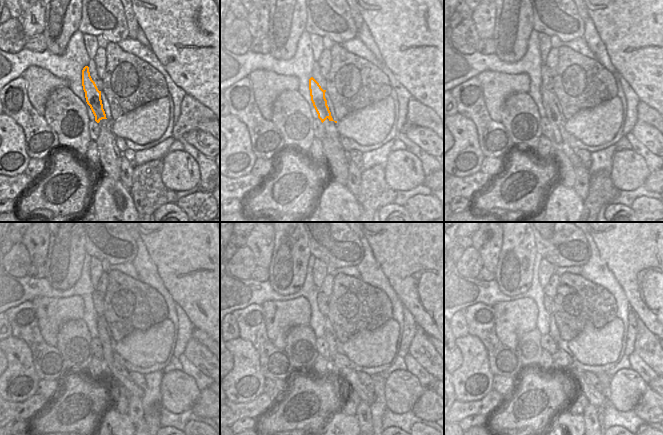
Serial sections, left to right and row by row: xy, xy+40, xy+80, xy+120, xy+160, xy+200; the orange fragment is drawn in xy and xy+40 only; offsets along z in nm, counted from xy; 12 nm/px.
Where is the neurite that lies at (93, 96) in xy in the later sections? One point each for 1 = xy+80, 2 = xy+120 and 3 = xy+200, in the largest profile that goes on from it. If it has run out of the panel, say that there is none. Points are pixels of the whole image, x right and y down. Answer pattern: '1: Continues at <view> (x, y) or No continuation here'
1: Continues at xy+80 (553, 110)
2: Continues at xy+120 (118, 373)
3: Continues at xy+200 (596, 398)

